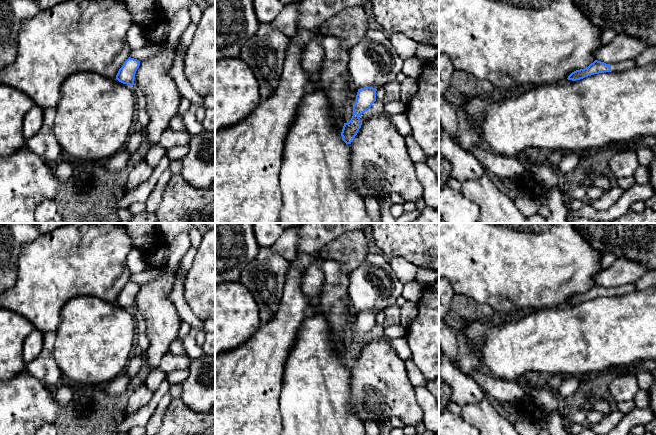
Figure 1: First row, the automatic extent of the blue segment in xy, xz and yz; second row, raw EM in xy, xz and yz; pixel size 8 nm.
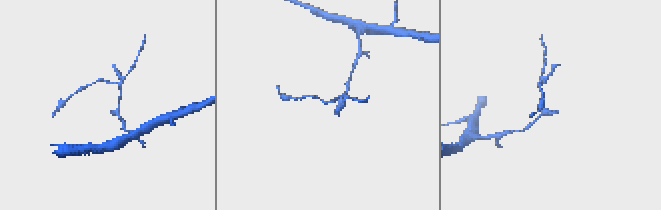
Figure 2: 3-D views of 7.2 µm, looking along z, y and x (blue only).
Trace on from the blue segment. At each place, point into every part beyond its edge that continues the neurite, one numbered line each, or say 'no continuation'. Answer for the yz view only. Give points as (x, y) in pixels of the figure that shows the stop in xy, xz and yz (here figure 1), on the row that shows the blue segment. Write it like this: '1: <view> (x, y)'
1: yz (625, 65)

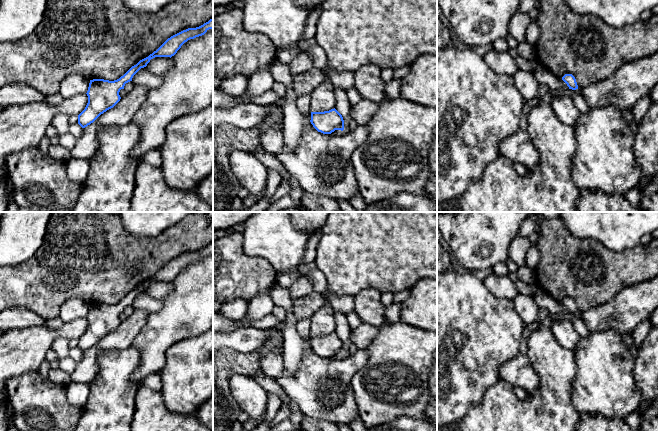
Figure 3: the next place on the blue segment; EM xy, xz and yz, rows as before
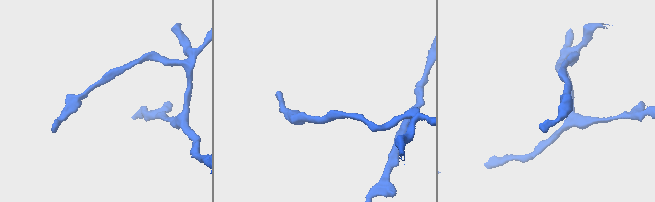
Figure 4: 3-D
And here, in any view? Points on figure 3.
no continuation

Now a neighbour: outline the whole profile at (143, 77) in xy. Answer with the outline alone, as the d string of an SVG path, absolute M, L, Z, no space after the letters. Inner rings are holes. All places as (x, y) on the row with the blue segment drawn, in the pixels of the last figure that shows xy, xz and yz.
M144 67L133 76L132 83L134 86L144 86L149 89L156 89L162 86L163 79L162 76L155 75Z

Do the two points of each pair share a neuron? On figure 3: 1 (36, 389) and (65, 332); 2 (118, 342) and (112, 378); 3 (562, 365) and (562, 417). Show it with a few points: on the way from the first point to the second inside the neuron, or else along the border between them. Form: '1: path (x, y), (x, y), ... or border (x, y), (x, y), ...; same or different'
1: border (37, 370), (25, 372), (14, 377); different
2: border (130, 345), (121, 349), (104, 350), (97, 362); different
3: path (562, 378), (562, 404); same

